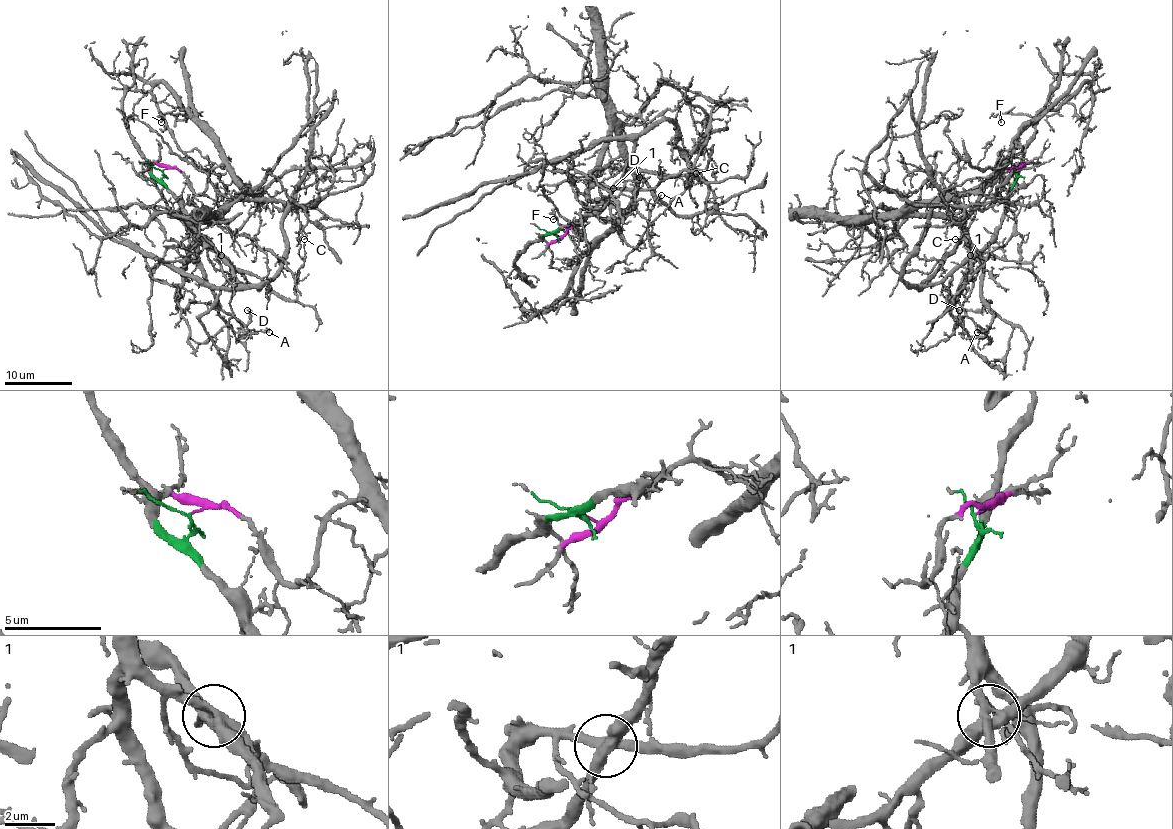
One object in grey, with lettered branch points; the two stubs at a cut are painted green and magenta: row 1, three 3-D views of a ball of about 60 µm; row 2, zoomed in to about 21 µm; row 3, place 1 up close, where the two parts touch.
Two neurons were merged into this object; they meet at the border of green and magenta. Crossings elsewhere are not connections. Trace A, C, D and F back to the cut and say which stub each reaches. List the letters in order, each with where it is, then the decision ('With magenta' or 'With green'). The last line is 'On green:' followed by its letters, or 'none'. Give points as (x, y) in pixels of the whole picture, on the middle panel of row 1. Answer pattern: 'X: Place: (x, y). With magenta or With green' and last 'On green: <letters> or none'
A: Place: (661, 195). With magenta
C: Place: (696, 173). With green
D: Place: (639, 177). With green
F: Place: (553, 219). With magenta
On green: C, D

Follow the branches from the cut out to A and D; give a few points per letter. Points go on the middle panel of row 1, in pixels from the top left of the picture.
A: (556, 233), (591, 216), (616, 219), (630, 206), (635, 169), (615, 130), (590, 198), (628, 211), (660, 194)
D: (554, 233), (585, 219), (608, 199), (627, 162), (622, 179), (625, 182), (638, 177)

